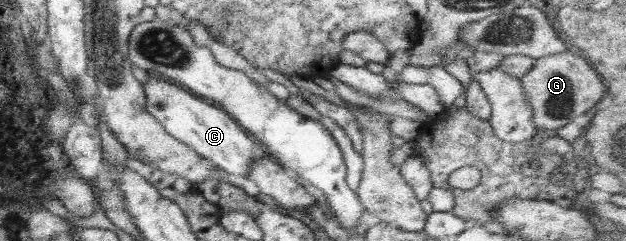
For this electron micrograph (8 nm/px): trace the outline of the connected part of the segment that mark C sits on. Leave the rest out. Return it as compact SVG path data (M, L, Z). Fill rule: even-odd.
M150 76L144 84L145 108L161 126L177 140L190 146L200 157L207 158L214 166L220 166L229 174L246 177L257 157L266 156L267 151L247 133L241 125L223 109L205 103L180 85L167 83L157 76Z

